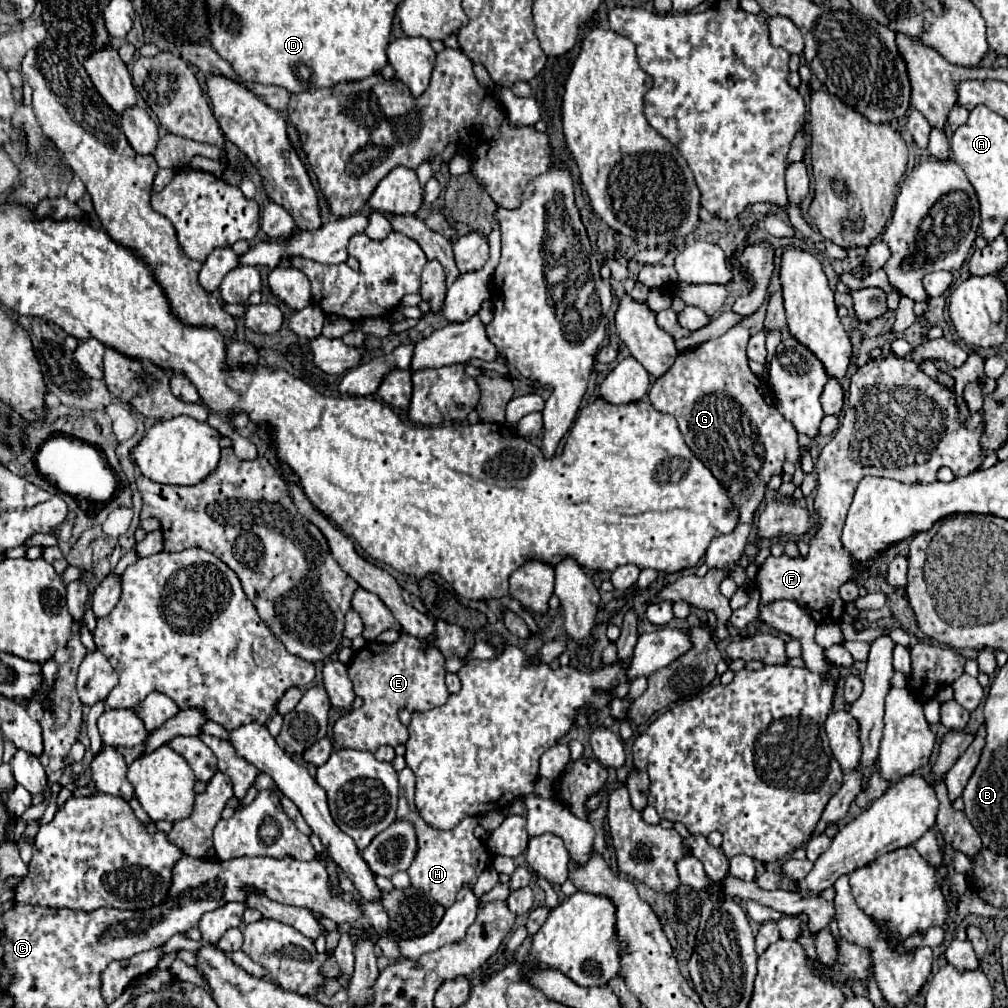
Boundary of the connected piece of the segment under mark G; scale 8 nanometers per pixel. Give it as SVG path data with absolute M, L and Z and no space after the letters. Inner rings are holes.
M734 326L716 340L680 352L670 370L658 378L648 392L656 410L672 414L678 420L688 448L714 478L718 478L738 512L738 526L730 534L714 538L704 560L708 568L730 568L732 580L746 592L750 590L750 578L736 562L742 556L770 478L782 474L782 464L786 460L800 460L806 474L814 469L810 452L802 450L798 444L794 426L774 406L770 386L748 368L748 340L748 330L744 326Z

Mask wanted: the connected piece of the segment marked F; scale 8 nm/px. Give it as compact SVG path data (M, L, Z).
M896 354L868 360L852 376L848 404L854 412L854 424L844 426L842 422L816 462L818 486L814 512L818 532L808 542L808 556L768 556L754 580L762 604L792 600L802 606L816 624L840 624L844 602L838 588L856 580L860 566L870 568L876 564L876 558L870 558L870 562L854 562L840 542L846 512L864 476L876 474L902 484L930 484L936 482L936 472L942 466L950 466L954 476L966 476L984 460L980 454L980 436L984 430L982 412L970 414L968 408L958 412L954 392L922 374L916 362L902 360Z

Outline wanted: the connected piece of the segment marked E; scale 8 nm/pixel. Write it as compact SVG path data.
M400 634L400 638L392 644L380 644L380 642L366 642L362 650L358 650L350 664L348 664L348 676L352 680L356 696L362 698L362 706L346 716L340 716L340 720L332 726L332 740L340 748L354 748L354 750L368 750L376 752L378 746L390 744L398 746L405 744L409 738L407 727L402 725L398 712L402 708L406 710L430 710L436 706L442 706L448 700L448 690L444 684L444 656L436 646L422 646L418 638L410 638L410 634Z

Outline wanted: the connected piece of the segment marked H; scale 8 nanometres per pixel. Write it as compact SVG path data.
M404 768L398 772L400 780L400 802L398 802L398 818L406 818L414 824L418 834L418 854L408 868L408 876L412 880L412 886L422 890L426 896L434 898L444 908L450 908L456 900L456 894L462 886L474 886L478 876L492 866L492 854L484 846L482 856L482 842L474 836L474 828L478 826L478 820L474 816L464 818L454 830L434 830L428 822L422 822L422 816L418 814L414 806L414 772L410 768Z

